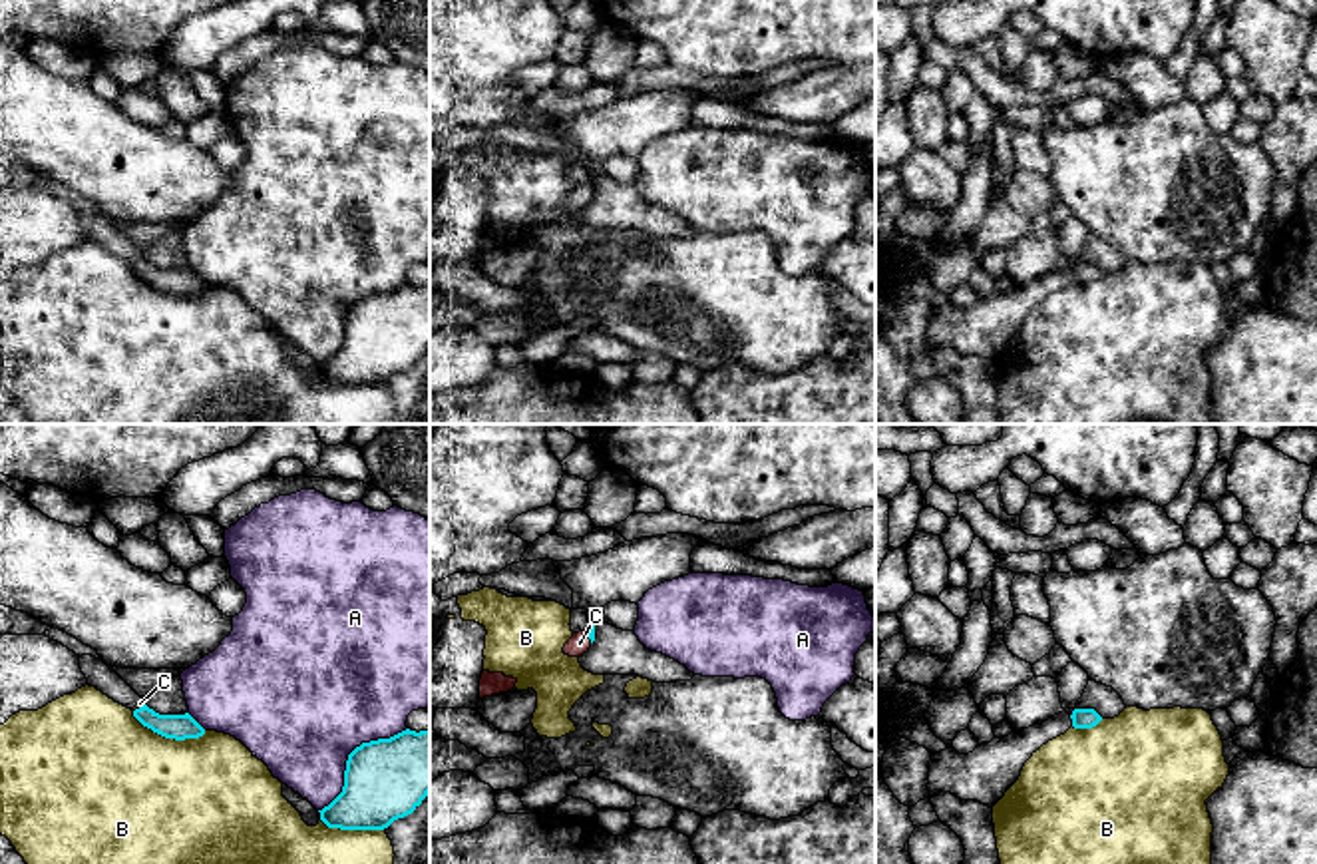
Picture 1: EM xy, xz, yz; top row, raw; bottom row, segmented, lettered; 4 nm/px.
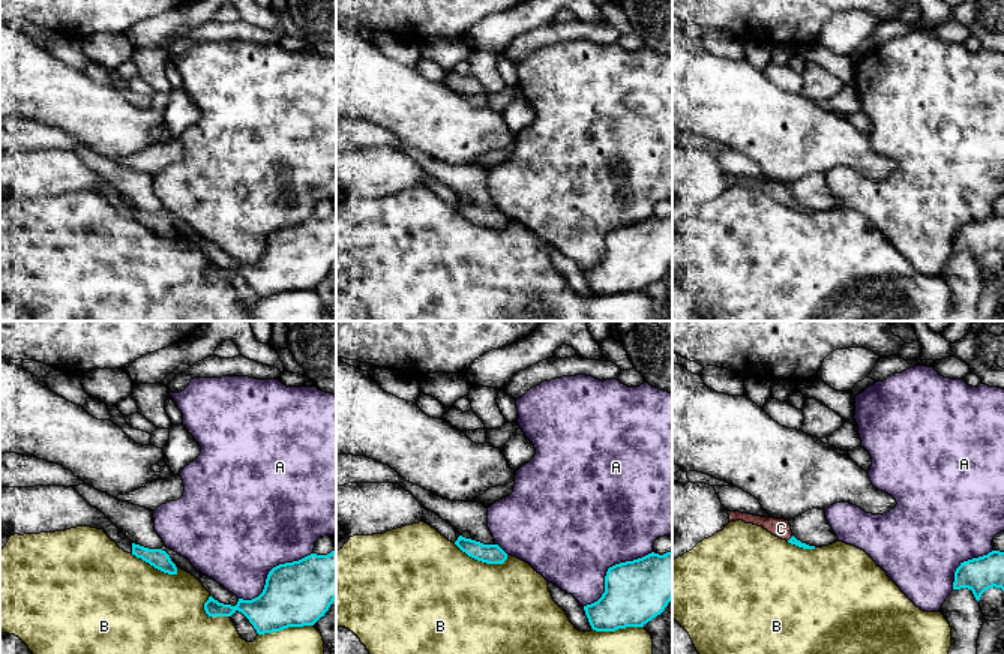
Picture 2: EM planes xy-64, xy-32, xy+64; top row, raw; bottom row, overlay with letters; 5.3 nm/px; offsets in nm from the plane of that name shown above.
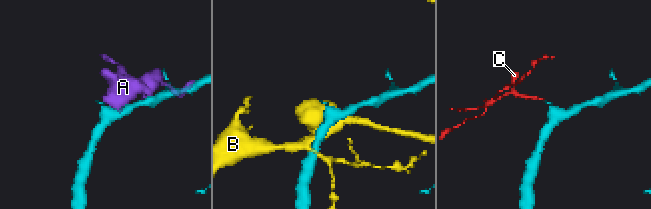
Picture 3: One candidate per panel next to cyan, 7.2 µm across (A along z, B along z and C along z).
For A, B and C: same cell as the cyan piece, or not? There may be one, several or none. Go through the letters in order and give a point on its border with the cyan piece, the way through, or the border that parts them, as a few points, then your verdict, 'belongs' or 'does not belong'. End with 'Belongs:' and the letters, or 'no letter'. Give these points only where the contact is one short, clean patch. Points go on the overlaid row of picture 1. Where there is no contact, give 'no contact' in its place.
A: contact xy (349, 755); does not belong
B: contact xy (168, 737); does not belong
C: contact xy (140, 707); way xy (180, 727), (162, 725), (140, 707), (140, 703); belongs
Belongs: C

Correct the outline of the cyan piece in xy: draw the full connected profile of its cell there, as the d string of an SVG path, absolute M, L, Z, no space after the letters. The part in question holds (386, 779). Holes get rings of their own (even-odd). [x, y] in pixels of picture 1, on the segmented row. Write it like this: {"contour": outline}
{"contour": "M430 729L402 731L356 747L342 792L320 812L328 828L384 830L430 794Z"}

